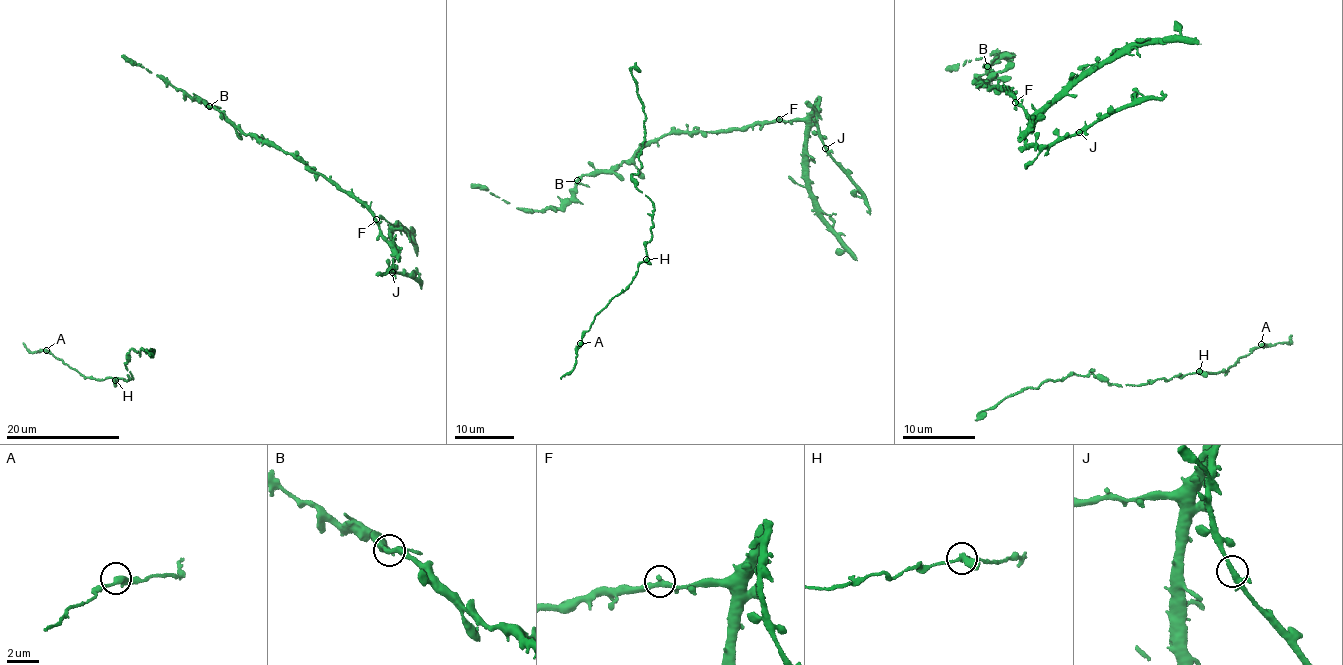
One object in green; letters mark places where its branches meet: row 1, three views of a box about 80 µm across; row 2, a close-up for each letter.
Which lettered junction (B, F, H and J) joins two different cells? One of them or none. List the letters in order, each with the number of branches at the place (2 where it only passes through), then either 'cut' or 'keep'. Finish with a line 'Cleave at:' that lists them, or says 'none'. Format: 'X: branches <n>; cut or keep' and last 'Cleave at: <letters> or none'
B: branches 3; keep
F: branches 3; keep
H: branches 3; keep
J: branches 3; keep
Cleave at: none

